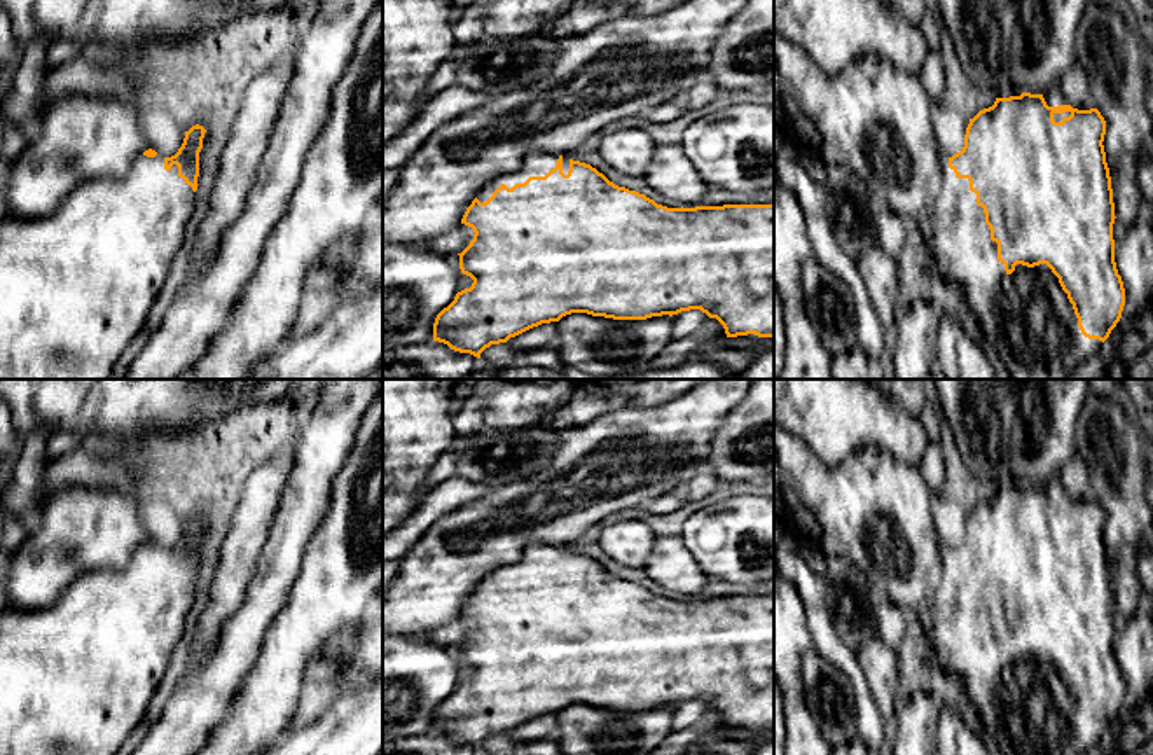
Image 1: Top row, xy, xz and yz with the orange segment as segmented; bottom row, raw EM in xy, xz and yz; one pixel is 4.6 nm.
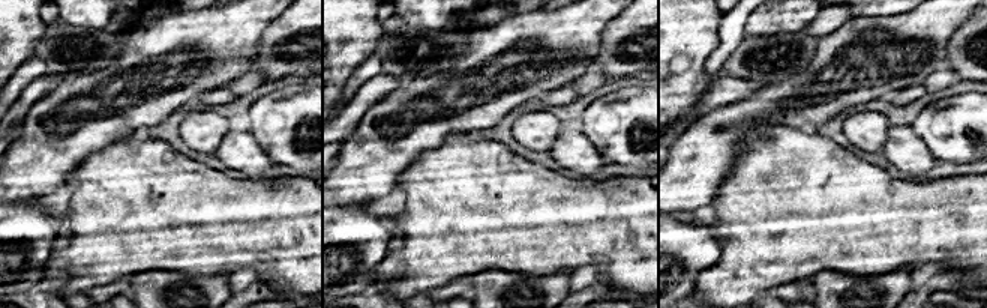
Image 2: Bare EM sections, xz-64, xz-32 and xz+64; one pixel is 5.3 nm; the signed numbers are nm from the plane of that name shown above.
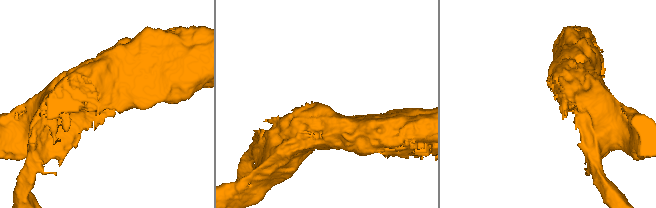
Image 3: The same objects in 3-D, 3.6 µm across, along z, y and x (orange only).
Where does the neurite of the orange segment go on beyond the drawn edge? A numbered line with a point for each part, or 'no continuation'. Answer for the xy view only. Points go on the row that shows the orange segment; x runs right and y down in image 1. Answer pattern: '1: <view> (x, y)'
1: xy (75, 287)

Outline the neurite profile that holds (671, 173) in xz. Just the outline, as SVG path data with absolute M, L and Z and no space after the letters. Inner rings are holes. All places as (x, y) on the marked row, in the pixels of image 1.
M659 145L645 178L653 190L683 208L701 206L709 190L680 145Z

